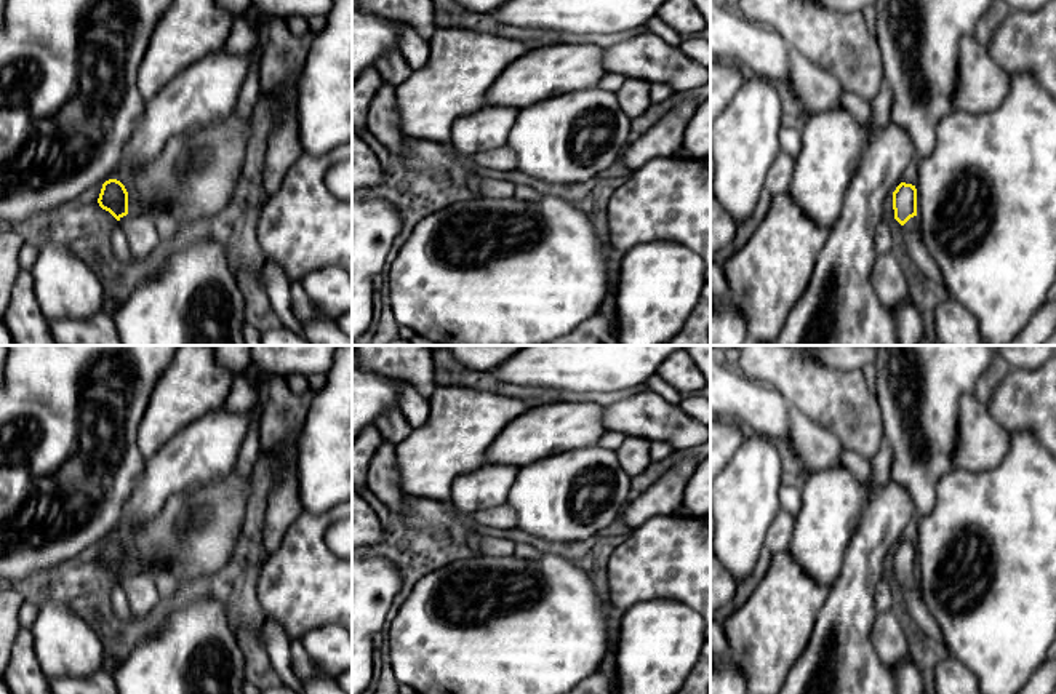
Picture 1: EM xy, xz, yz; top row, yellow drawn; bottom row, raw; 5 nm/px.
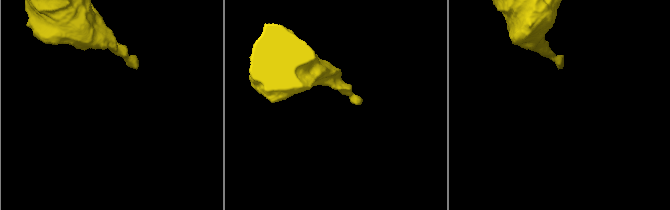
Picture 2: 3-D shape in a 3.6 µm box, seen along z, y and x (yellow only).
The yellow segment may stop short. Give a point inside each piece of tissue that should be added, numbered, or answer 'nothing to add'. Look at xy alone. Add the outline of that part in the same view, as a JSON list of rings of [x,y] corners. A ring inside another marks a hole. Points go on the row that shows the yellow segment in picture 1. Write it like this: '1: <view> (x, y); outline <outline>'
1: xy (141, 234); outline [[[126,214],[120,217],[118,224],[126,233],[133,257],[144,261],[157,249],[160,237],[152,217]]]

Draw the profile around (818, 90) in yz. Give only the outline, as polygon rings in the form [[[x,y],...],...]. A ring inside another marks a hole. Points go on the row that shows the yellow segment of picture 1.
[[[789,48],[789,72],[792,90],[810,114],[842,107],[843,88],[837,78],[794,48]]]

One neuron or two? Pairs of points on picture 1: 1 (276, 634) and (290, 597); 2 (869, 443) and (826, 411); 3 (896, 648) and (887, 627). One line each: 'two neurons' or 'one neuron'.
1: two neurons
2: one neuron
3: one neuron

